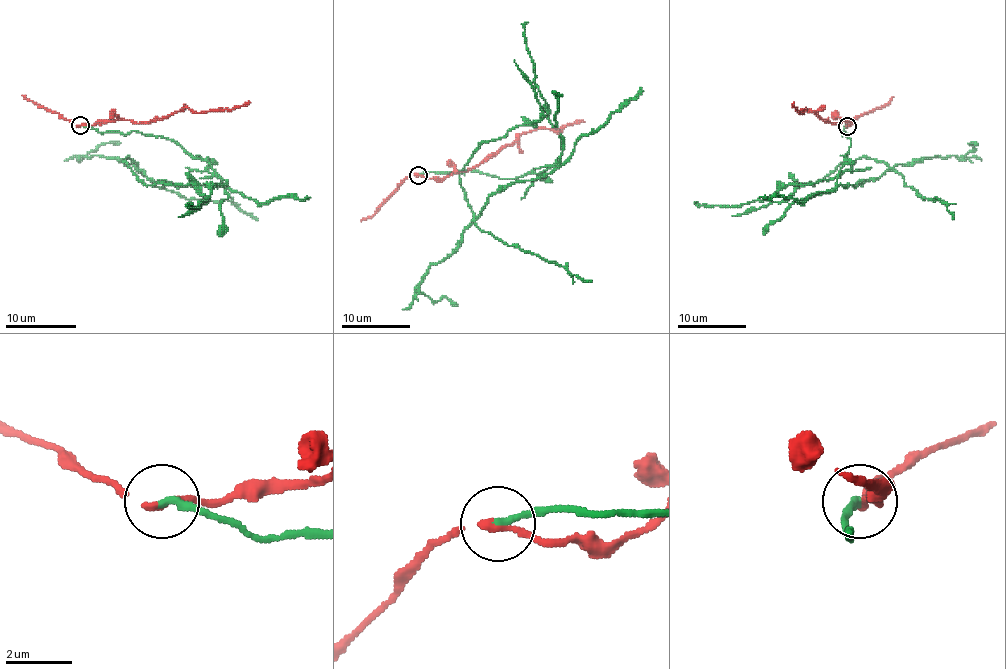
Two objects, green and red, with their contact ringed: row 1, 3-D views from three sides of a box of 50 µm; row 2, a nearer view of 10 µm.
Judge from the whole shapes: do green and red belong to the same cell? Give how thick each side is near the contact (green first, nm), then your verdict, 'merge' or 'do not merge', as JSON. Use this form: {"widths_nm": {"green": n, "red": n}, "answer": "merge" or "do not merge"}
{"widths_nm": {"green": 220, "red": 180}, "answer": "do not merge"}

